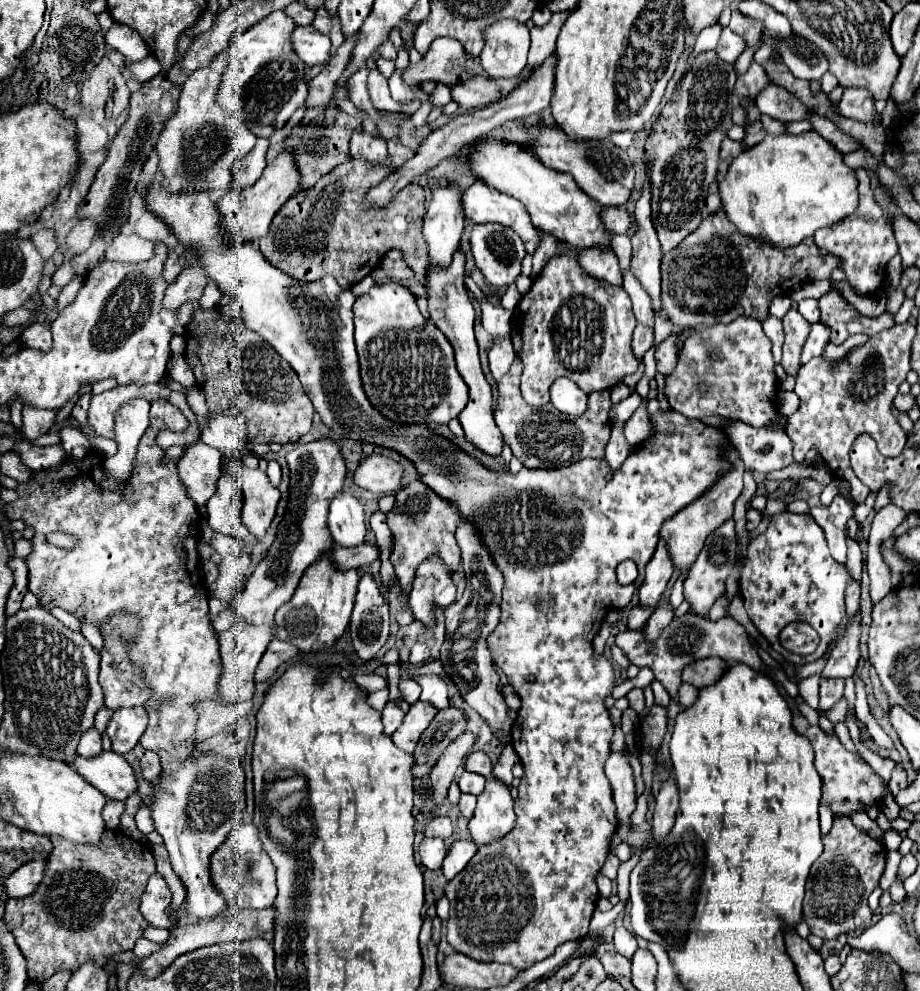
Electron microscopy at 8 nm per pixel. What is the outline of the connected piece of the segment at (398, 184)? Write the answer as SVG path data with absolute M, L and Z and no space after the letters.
M556 54L548 56L538 68L534 68L530 72L530 76L526 80L522 80L506 98L486 106L486 108L480 108L480 110L474 110L474 112L468 112L468 114L462 114L458 118L452 118L448 124L444 124L442 128L434 130L424 142L422 146L418 148L418 152L414 154L414 158L406 160L406 164L402 164L400 168L396 168L388 178L384 178L378 186L370 188L364 196L364 208L386 208L386 204L390 204L394 200L394 196L406 188L410 182L414 182L418 176L422 174L428 174L432 168L436 168L442 160L446 158L452 158L456 156L464 146L470 146L474 144L478 138L484 138L490 130L494 130L496 126L502 126L504 122L510 122L510 120L518 120L518 118L528 118L532 114L538 114L538 112L544 112L548 106L550 106L550 98L552 98L552 92L554 92L554 68L556 68Z

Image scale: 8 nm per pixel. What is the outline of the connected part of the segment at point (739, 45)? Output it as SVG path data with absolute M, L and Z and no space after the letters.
M724 28L722 30L722 36L720 36L720 42L718 42L716 52L718 52L718 56L724 62L734 64L736 58L744 52L744 48L746 48L746 42L738 34L734 34L730 28Z

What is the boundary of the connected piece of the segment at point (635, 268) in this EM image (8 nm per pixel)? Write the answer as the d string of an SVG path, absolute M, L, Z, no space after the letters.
M650 184L644 186L642 198L636 202L636 232L632 234L632 272L640 286L652 300L652 310L658 314L660 308L660 264L662 250L650 218Z

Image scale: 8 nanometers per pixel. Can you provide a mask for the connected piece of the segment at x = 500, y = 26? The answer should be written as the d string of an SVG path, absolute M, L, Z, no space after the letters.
M502 18L482 30L484 48L480 64L490 78L518 78L526 68L530 34L526 24Z

